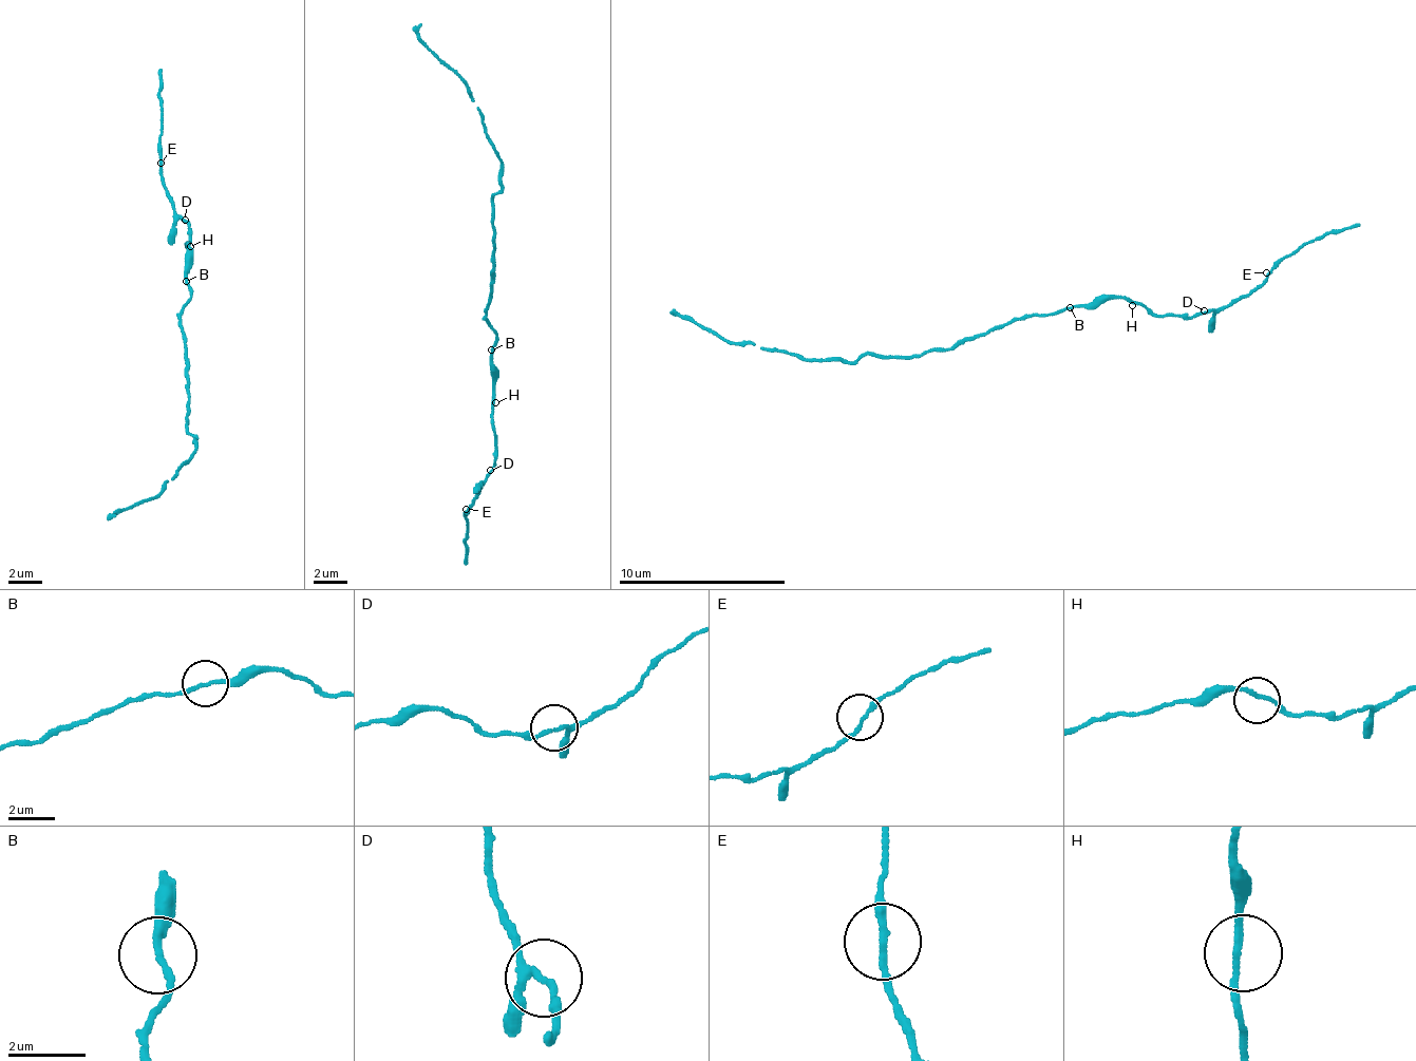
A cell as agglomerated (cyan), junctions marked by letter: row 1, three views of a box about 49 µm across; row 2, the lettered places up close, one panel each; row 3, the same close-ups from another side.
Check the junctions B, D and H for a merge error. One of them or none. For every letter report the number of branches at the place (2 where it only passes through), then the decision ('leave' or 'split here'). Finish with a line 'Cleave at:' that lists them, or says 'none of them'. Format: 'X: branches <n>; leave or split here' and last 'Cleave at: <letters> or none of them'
B: branches 2; leave
D: branches 3; leave
H: branches 2; leave
Cleave at: none of them

